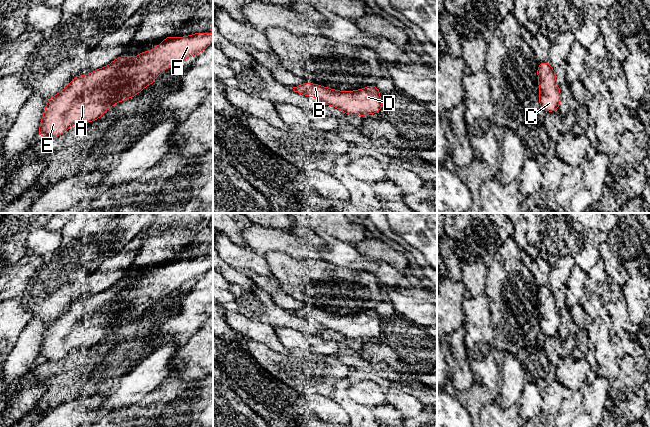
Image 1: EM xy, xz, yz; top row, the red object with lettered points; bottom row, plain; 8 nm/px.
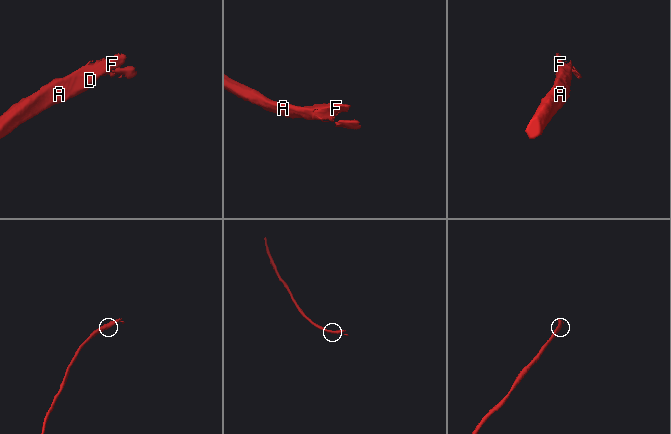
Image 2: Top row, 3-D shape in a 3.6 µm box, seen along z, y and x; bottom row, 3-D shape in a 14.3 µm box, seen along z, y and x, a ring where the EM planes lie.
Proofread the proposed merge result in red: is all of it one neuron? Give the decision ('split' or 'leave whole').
leave whole

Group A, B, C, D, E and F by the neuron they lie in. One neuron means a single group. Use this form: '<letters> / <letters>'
A B C D E F

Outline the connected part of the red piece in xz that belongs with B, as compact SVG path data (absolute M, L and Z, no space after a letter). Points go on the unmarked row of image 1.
M305 306L292 313L301 319L316 321L321 328L341 333L348 339L365 340L376 338L382 333L380 314L375 309L355 315L339 315Z

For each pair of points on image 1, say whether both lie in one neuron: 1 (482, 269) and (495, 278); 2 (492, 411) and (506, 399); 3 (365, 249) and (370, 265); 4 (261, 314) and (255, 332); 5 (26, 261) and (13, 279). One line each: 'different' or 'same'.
1: different
2: different
3: different
4: different
5: same

